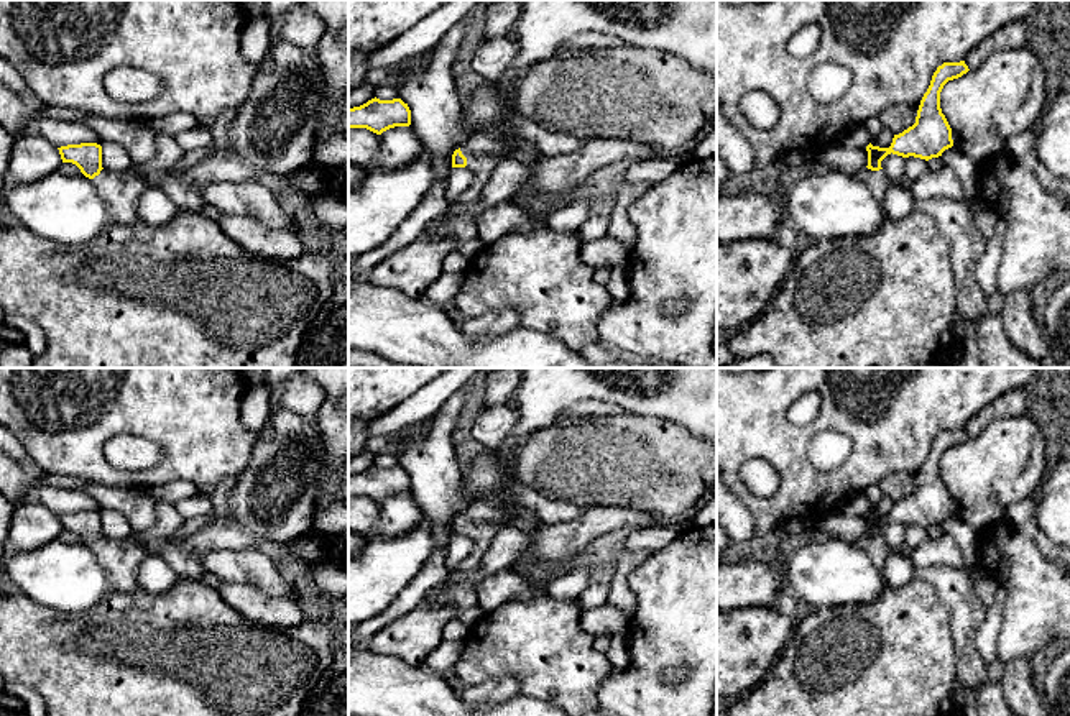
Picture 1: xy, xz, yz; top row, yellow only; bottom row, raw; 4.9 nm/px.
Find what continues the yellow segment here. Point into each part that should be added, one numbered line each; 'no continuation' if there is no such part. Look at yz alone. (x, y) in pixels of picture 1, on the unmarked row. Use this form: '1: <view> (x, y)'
1: yz (878, 549)

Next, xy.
1: xy (120, 559)

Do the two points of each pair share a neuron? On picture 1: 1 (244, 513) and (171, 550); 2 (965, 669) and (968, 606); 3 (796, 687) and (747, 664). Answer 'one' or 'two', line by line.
1: one
2: one
3: two

